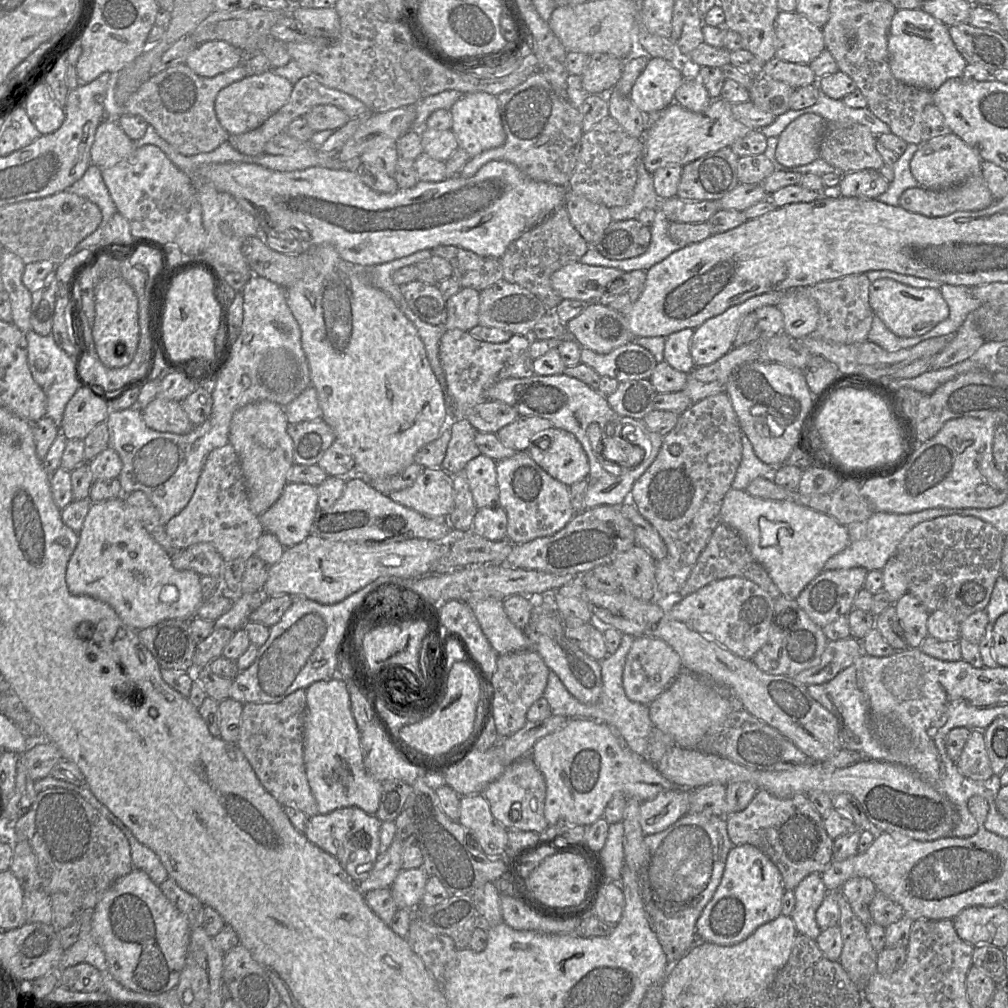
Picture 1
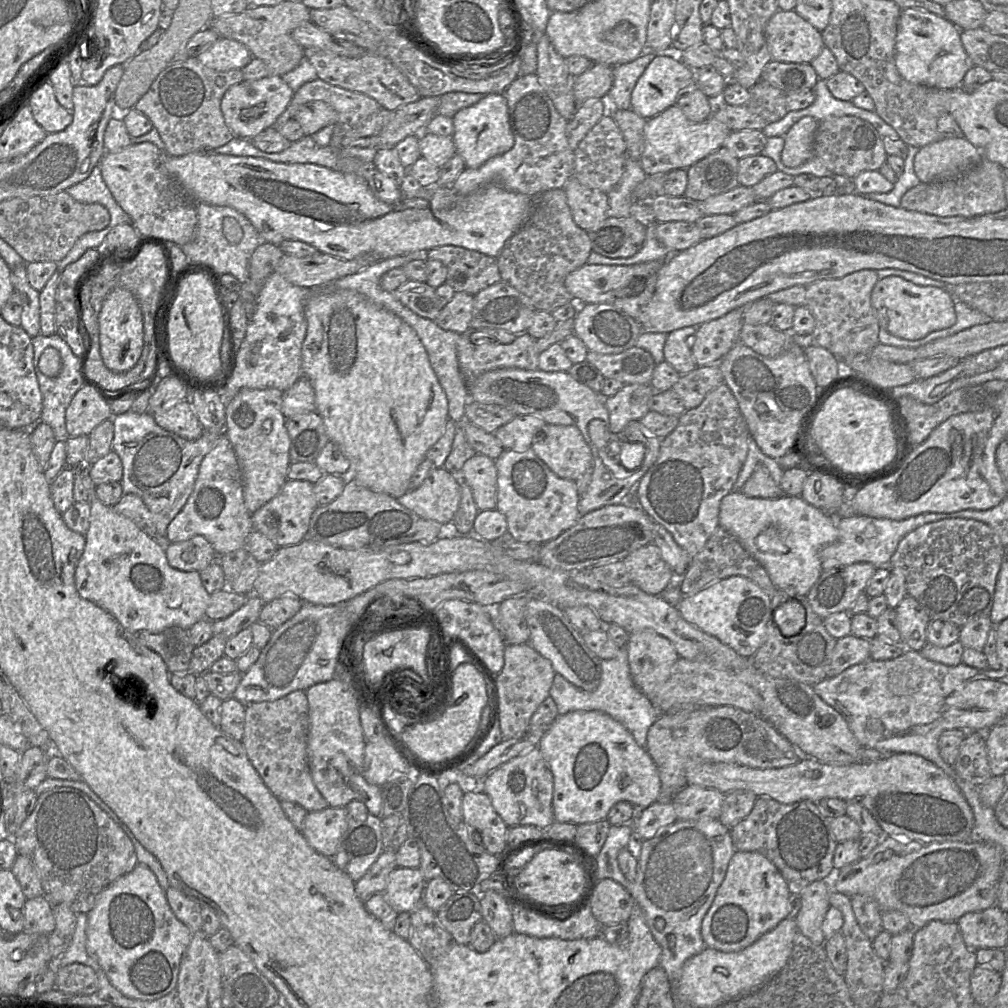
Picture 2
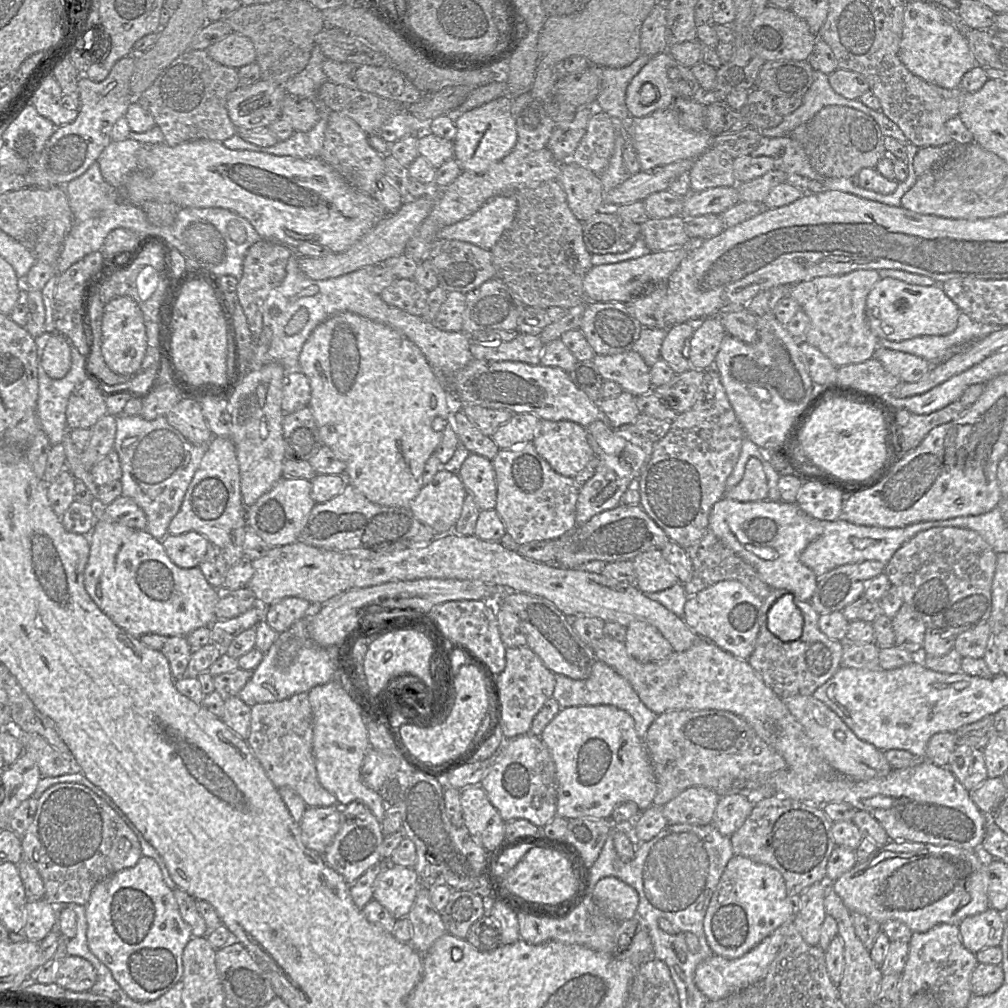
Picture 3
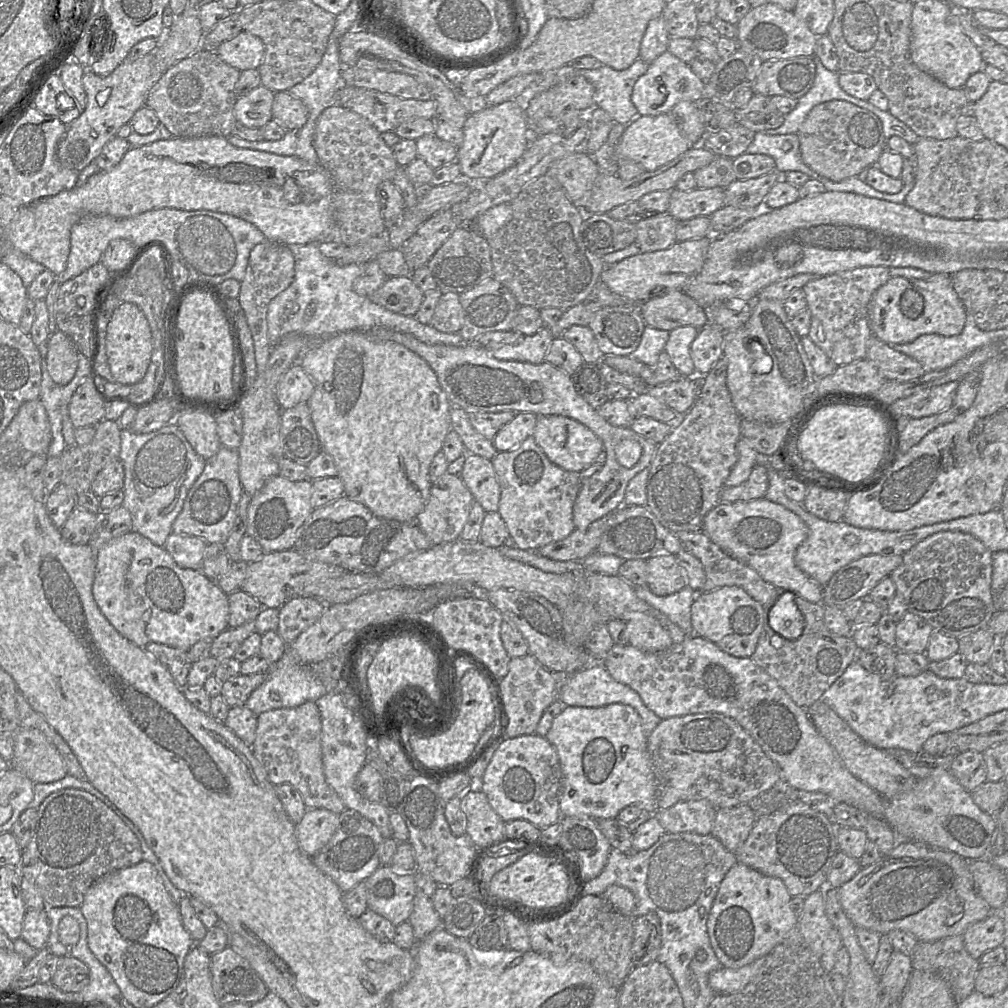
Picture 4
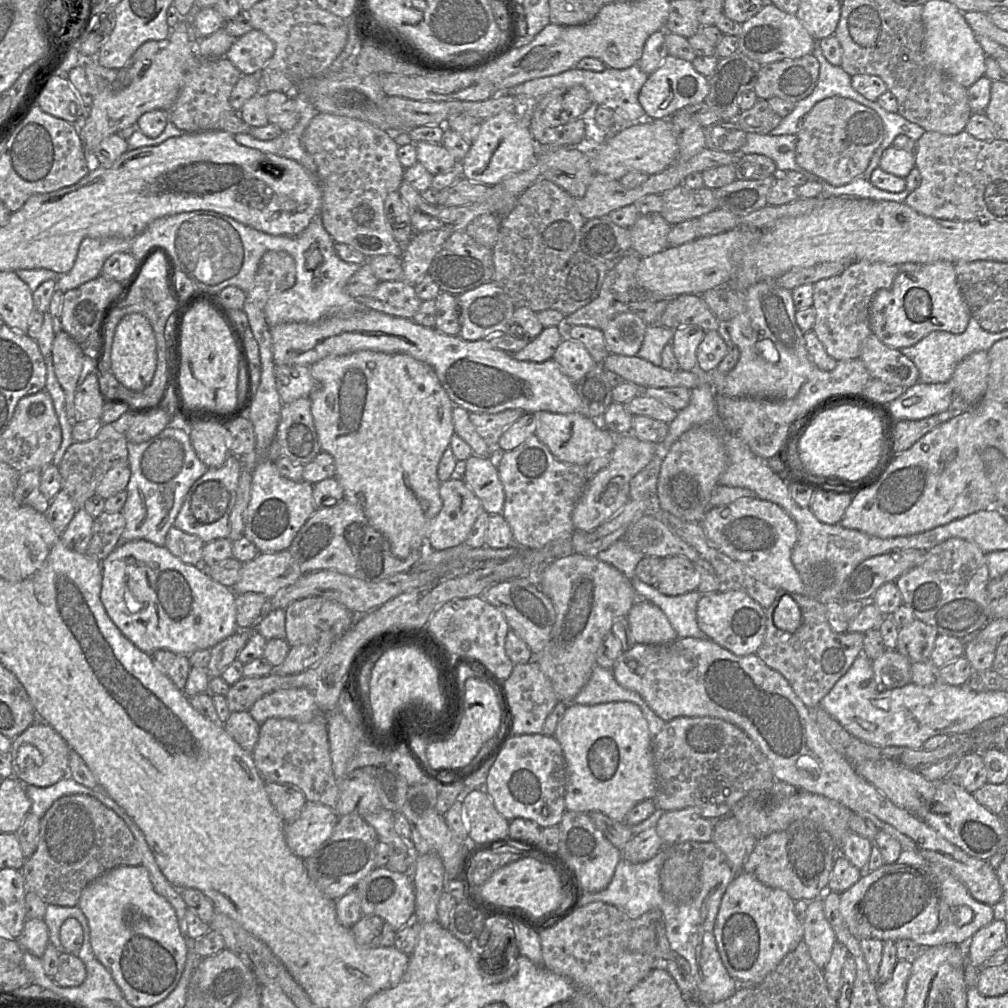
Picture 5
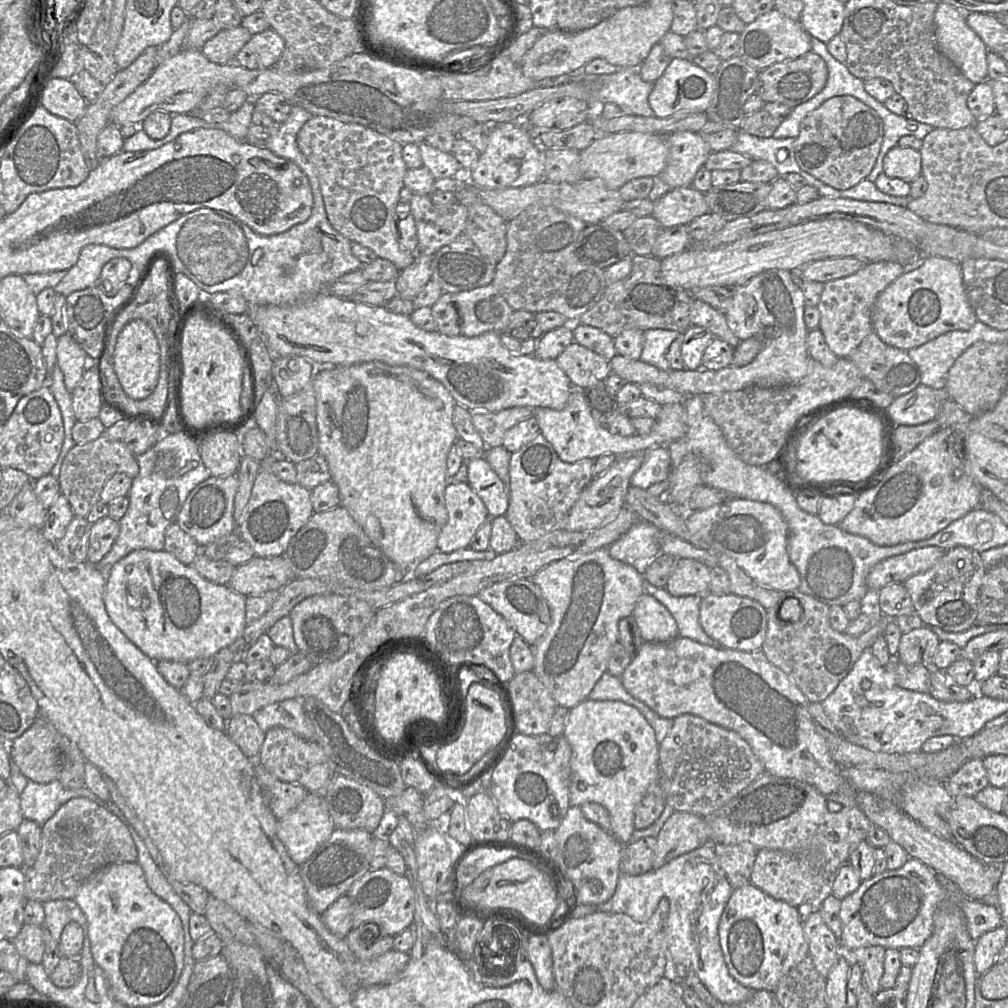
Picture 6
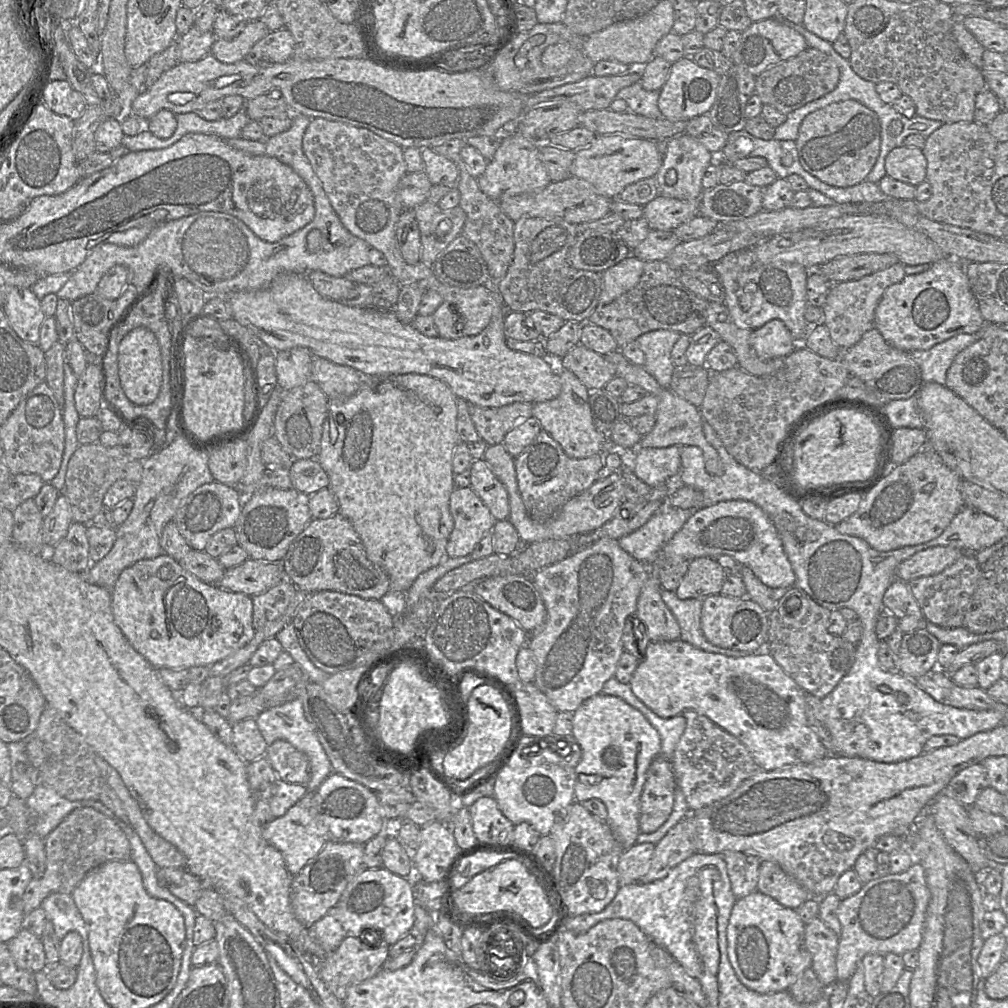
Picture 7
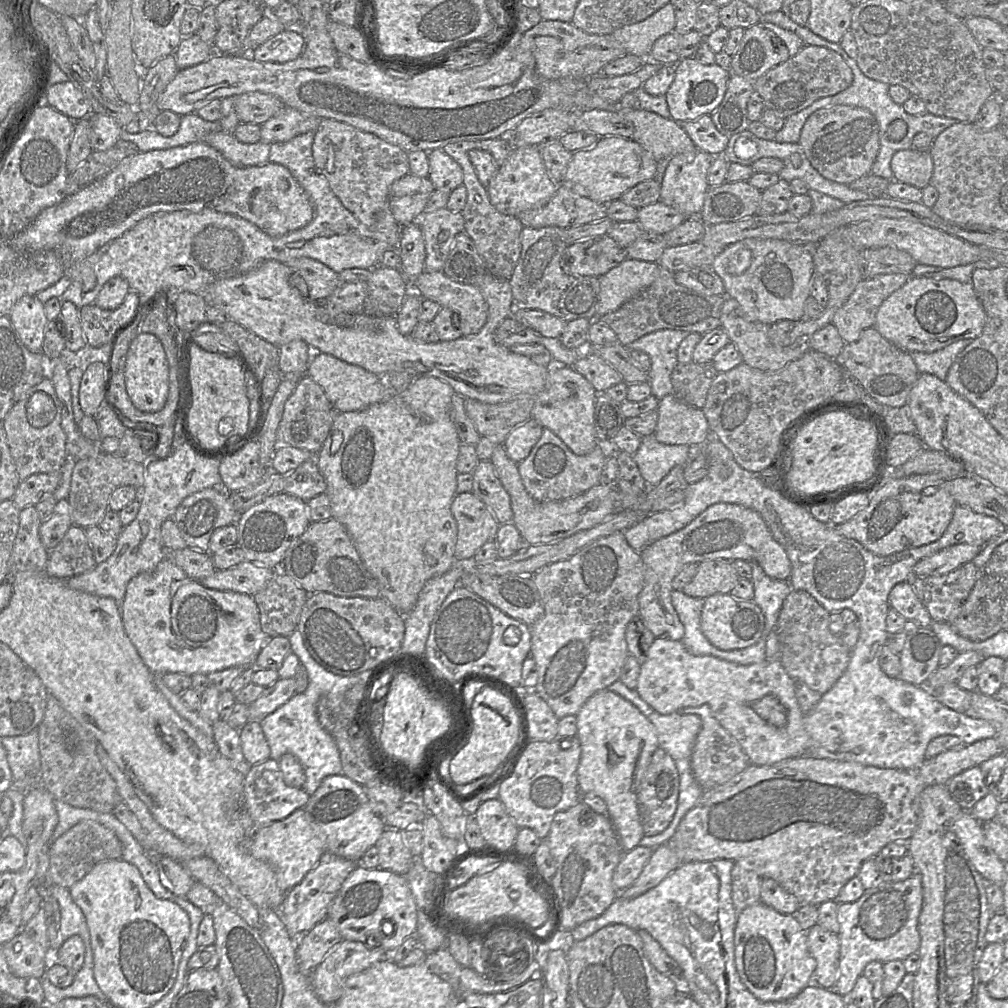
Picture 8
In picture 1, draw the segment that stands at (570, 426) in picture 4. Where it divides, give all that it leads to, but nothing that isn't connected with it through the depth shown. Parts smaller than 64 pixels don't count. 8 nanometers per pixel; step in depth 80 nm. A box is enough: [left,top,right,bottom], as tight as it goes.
[527,427,589,486]

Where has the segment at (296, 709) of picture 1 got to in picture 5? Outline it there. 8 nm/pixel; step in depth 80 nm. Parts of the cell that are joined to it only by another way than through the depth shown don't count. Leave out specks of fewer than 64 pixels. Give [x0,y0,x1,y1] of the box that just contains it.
[252,712,338,810]

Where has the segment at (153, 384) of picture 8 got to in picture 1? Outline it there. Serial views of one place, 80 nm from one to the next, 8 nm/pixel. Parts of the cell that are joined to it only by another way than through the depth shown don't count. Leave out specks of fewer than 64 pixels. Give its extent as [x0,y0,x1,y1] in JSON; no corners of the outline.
[92,277,140,368]

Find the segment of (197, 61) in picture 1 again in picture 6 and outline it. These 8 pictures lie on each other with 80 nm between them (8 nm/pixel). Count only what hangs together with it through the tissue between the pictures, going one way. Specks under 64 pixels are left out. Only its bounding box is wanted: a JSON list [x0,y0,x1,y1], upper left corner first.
[235,28,283,70]

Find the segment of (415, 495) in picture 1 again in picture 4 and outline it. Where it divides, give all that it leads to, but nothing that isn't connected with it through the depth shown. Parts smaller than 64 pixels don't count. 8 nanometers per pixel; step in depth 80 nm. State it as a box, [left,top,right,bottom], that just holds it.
[415,472,474,545]

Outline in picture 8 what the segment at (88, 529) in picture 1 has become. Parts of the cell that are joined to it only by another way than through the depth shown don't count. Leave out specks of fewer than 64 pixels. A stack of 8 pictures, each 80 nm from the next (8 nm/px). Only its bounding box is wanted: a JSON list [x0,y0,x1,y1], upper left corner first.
[120,556,272,675]

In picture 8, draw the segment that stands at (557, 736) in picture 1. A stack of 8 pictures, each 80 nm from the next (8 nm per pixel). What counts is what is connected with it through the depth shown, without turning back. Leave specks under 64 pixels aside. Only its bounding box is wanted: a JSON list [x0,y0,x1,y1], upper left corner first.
[576,689,658,851]

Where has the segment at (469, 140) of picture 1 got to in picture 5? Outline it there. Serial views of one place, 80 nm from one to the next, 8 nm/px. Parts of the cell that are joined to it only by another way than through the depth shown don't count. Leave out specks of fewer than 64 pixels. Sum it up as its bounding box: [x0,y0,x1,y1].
[459,111,537,186]

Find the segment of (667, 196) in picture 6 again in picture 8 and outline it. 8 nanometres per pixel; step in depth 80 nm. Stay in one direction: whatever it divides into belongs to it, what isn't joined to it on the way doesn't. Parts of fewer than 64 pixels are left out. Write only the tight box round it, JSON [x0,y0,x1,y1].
[637,201,686,234]

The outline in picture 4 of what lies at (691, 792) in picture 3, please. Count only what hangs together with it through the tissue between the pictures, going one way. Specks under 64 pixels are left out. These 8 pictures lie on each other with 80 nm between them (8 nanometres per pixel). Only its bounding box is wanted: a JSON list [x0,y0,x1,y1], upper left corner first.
[656,800,716,835]

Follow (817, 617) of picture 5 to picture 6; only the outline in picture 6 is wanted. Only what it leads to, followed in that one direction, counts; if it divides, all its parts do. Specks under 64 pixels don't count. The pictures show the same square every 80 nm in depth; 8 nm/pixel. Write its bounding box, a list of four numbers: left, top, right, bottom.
[761,589,889,703]

